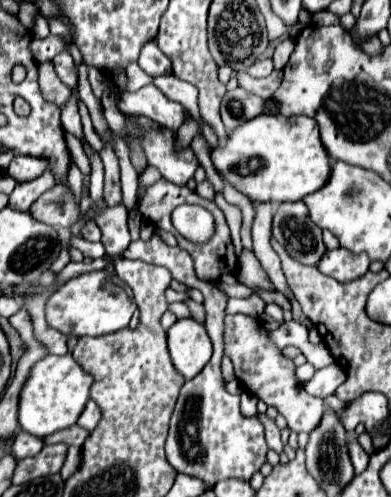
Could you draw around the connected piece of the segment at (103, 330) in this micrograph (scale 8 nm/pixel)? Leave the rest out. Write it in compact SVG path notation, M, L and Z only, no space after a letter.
M104 270L88 272L68 280L46 300L46 322L50 328L66 336L102 336L126 328L136 310L132 290L122 282L110 278Z

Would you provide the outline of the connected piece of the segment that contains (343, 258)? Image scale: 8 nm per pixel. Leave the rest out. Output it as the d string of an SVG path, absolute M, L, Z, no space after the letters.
M338 248L338 250L328 250L324 252L322 260L316 264L316 268L326 274L334 276L334 280L346 284L350 280L356 280L358 276L364 276L368 272L370 260L366 254L352 256L348 250Z

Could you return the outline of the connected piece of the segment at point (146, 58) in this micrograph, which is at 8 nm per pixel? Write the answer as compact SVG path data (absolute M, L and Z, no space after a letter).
M150 42L142 48L140 56L138 56L138 66L150 74L150 76L156 76L156 74L170 74L172 72L172 64L170 60L160 52L160 48Z

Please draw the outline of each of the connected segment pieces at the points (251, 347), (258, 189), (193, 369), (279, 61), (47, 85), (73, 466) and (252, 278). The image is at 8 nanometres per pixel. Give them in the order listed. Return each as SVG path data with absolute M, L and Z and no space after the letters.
M226 314L224 316L224 354L230 356L236 378L254 396L276 406L278 412L286 418L290 430L294 430L296 434L300 434L300 432L310 434L320 424L320 420L326 412L322 398L300 392L298 380L294 378L292 360L284 358L282 352L274 344L270 344L264 328L260 326L260 322L256 318L246 316L246 314Z
M260 114L230 132L224 146L212 150L212 164L254 202L296 202L316 192L330 176L330 156L322 146L316 120L308 116Z
M178 320L168 330L168 350L174 368L184 378L194 378L212 356L212 342L208 332L196 320Z
M286 38L276 46L273 54L273 63L276 70L283 70L290 54L292 54L292 50L294 50L294 40L292 38Z
M52 62L40 64L40 78L38 80L40 80L40 90L46 100L62 106L70 98L70 88L66 84L62 84L62 80L58 80Z
M70 446L70 448L68 448L68 454L66 454L66 460L64 460L64 466L62 466L62 470L60 470L62 478L66 480L74 470L78 470L78 464L80 464L80 448Z
M244 248L242 254L238 256L238 274L236 278L246 284L248 288L266 288L266 290L274 290L274 286L268 280L268 274L262 270L258 258L254 256L252 250Z

